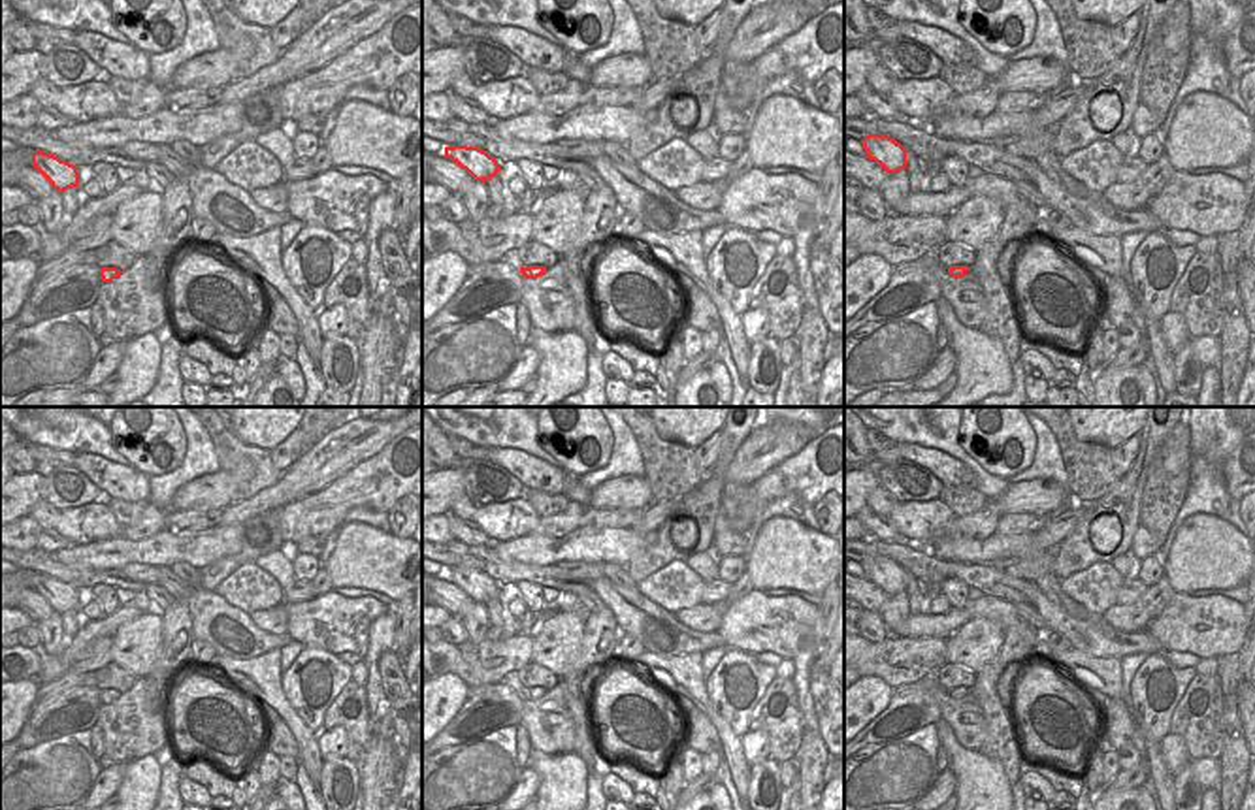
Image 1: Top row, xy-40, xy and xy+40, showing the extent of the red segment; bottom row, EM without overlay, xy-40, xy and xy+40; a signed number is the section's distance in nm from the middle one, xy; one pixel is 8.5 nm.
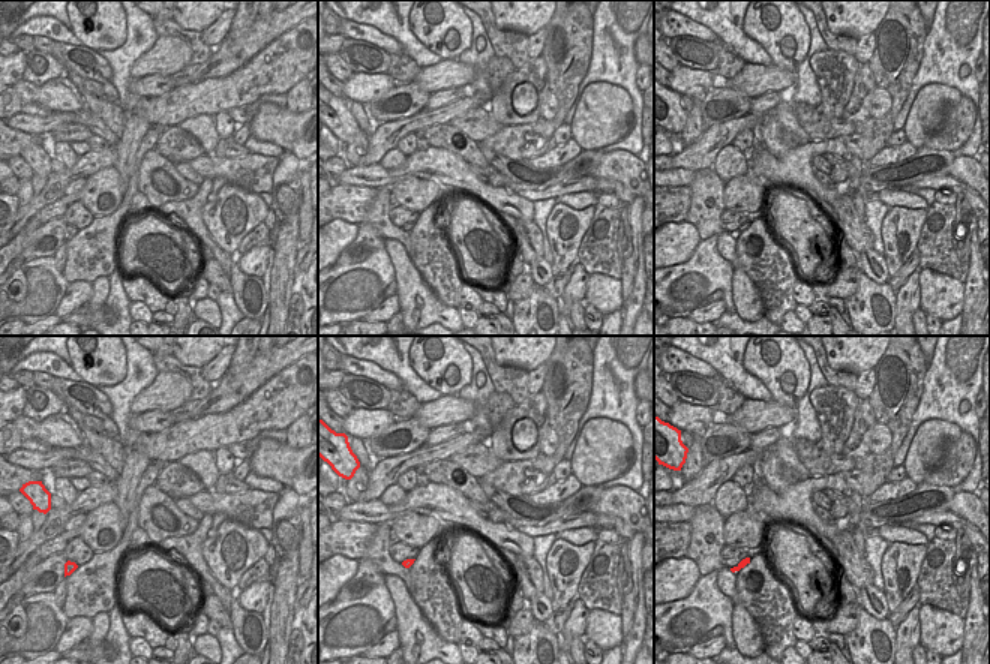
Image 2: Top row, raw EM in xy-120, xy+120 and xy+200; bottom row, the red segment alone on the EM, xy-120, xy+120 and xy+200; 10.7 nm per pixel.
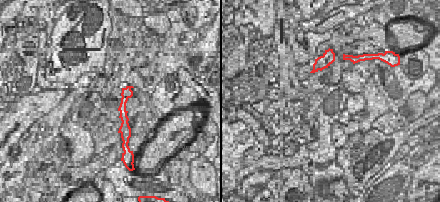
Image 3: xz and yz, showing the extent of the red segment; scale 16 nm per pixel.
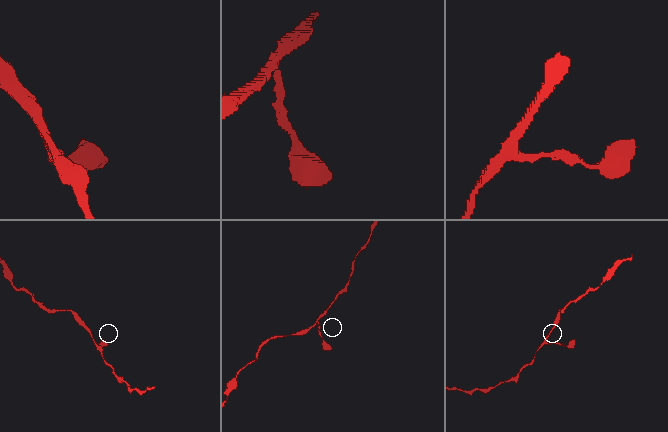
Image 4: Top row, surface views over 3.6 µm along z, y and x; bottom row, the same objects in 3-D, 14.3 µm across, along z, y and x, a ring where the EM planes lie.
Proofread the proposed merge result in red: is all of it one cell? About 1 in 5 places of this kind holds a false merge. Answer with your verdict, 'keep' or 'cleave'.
keep

